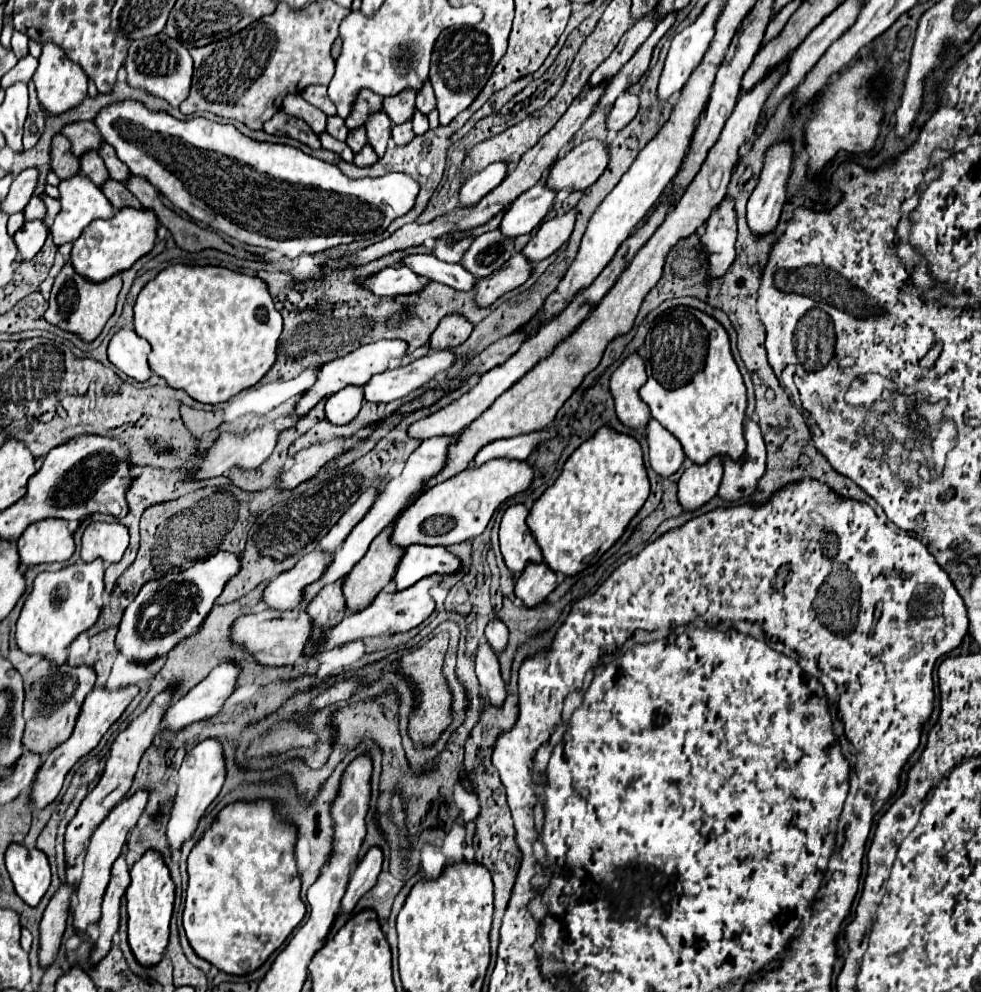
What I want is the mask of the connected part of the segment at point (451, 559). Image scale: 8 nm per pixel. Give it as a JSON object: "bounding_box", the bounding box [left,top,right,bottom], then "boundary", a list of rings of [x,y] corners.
{"bounding_box":[393,545,461,591],"boundary":[[[409,545],[405,549],[405,555],[397,567],[393,581],[397,583],[397,589],[401,591],[401,589],[411,587],[423,577],[453,575],[457,571],[461,571],[461,561],[453,553],[449,553],[447,547]]]}

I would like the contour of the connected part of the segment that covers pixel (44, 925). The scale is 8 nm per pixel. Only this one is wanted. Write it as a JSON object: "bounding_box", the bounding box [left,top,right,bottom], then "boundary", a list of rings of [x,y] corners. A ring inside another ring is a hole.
{"bounding_box":[39,883,73,967],"boundary":[[[63,883],[57,893],[51,897],[43,919],[41,919],[41,949],[39,949],[39,961],[41,967],[49,967],[53,963],[53,957],[59,951],[61,937],[65,931],[65,921],[69,915],[69,903],[73,895],[73,885]]]}

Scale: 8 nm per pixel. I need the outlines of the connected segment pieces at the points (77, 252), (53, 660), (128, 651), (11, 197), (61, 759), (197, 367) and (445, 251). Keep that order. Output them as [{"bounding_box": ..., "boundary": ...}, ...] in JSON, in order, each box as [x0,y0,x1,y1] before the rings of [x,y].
[{"bounding_box":[71,207,157,283],"boundary":[[[125,207],[125,211],[115,211],[113,219],[99,219],[73,243],[71,249],[71,265],[77,275],[85,277],[91,283],[101,283],[121,271],[133,267],[137,259],[147,255],[157,239],[157,217],[149,209],[135,211],[133,207]]]},{"bounding_box":[15,559,105,667],"boundary":[[[95,559],[93,563],[83,563],[77,561],[69,567],[63,567],[55,573],[39,573],[35,577],[35,585],[31,595],[27,597],[21,615],[17,619],[17,629],[15,629],[15,641],[17,647],[27,653],[27,655],[43,655],[53,667],[65,665],[67,663],[67,649],[71,645],[71,641],[87,631],[91,625],[95,625],[101,607],[103,607],[103,571],[105,571],[105,563],[101,559]]]},{"bounding_box":[117,551,241,661],"boundary":[[[219,551],[217,555],[197,561],[181,573],[169,573],[165,579],[147,583],[135,601],[125,609],[117,633],[117,647],[129,661],[151,661],[171,651],[175,643],[193,635],[209,615],[215,599],[221,595],[225,583],[237,575],[241,561],[235,553]]]},{"bounding_box":[1,167,39,215],"boundary":[[[33,167],[33,169],[25,169],[23,173],[19,173],[13,183],[11,183],[11,191],[5,199],[5,203],[1,203],[1,211],[13,215],[13,213],[19,213],[25,209],[25,205],[29,203],[33,191],[35,191],[35,185],[37,185],[37,175],[39,171]]]},{"bounding_box":[31,685,139,809],"boundary":[[[125,685],[125,687],[119,687],[115,691],[107,691],[107,687],[95,687],[85,703],[83,703],[83,709],[81,709],[81,715],[77,719],[77,725],[71,733],[71,737],[61,743],[59,747],[55,747],[45,763],[41,765],[41,771],[37,771],[37,779],[33,783],[33,789],[31,789],[31,805],[35,809],[43,809],[45,805],[49,805],[51,801],[55,801],[55,797],[59,795],[61,787],[63,787],[63,779],[65,775],[69,773],[69,769],[83,757],[87,755],[91,749],[95,749],[95,745],[101,741],[101,737],[105,735],[105,731],[121,717],[121,713],[127,709],[127,705],[133,701],[133,697],[139,693],[139,687],[137,685]]]},{"bounding_box":[135,265,283,405],"boundary":[[[171,265],[171,267],[163,269],[151,283],[147,283],[141,289],[141,293],[137,297],[137,303],[135,303],[135,333],[151,343],[149,367],[153,369],[153,373],[163,377],[169,387],[183,389],[191,399],[195,399],[199,403],[211,403],[211,405],[225,403],[233,395],[241,393],[243,389],[253,387],[255,383],[259,383],[263,379],[263,375],[273,367],[273,363],[277,359],[277,341],[279,341],[279,335],[281,335],[281,325],[283,325],[283,319],[281,319],[279,311],[273,305],[273,299],[271,299],[269,291],[267,291],[267,285],[261,279],[249,277],[249,275],[243,275],[243,273],[235,273],[235,271],[229,271],[229,269],[223,269],[223,267],[211,267],[211,265],[207,265],[207,267]]]},{"bounding_box":[433,235,473,263],"boundary":[[[451,235],[445,237],[445,239],[437,239],[435,249],[433,249],[433,255],[437,259],[445,261],[445,263],[459,263],[461,257],[463,257],[463,253],[469,249],[473,237],[465,237],[465,239],[455,241],[455,243],[451,243],[449,239],[451,239]]]}]

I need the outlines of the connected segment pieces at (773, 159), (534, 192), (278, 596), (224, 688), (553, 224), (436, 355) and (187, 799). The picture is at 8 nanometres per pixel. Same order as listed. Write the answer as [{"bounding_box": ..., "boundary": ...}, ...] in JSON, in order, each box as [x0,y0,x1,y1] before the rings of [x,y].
[{"bounding_box":[747,141,793,239],"boundary":[[[787,141],[773,145],[769,149],[769,153],[765,153],[765,167],[763,167],[761,179],[747,203],[747,223],[749,223],[753,237],[757,237],[757,239],[765,237],[767,233],[773,233],[779,223],[779,215],[781,215],[781,209],[785,203],[785,187],[787,187],[787,179],[791,173],[791,157],[793,157],[793,147]]]},{"bounding_box":[499,183,557,239],"boundary":[[[537,183],[529,191],[521,193],[511,203],[509,211],[505,211],[503,221],[499,225],[501,233],[509,235],[513,239],[519,235],[531,233],[543,221],[547,211],[551,209],[555,197],[557,197],[557,191],[545,187],[545,183]]]},{"bounding_box":[263,551,333,611],"boundary":[[[311,551],[307,553],[293,569],[281,573],[277,579],[273,579],[265,593],[263,593],[263,601],[269,607],[281,607],[283,611],[289,607],[299,607],[299,603],[303,601],[305,589],[319,581],[321,575],[327,571],[329,563],[333,561],[331,553],[325,551]]]},{"bounding_box":[165,663,239,731],"boundary":[[[223,663],[215,667],[209,673],[209,677],[205,677],[197,687],[193,687],[185,697],[175,701],[167,709],[165,713],[167,729],[175,731],[195,721],[203,721],[217,715],[223,703],[235,691],[237,677],[239,677],[239,667],[235,663]]]},{"bounding_box":[523,209,577,261],"boundary":[[[571,209],[549,221],[543,221],[539,225],[535,237],[523,249],[525,257],[531,261],[541,261],[541,259],[549,257],[551,253],[555,253],[563,243],[567,243],[567,239],[573,233],[575,215],[577,215],[577,209]]]},{"bounding_box":[365,351,453,403],"boundary":[[[431,351],[429,355],[391,371],[373,375],[365,385],[365,401],[371,403],[389,403],[409,395],[411,391],[429,383],[437,373],[447,371],[453,365],[451,351]]]},{"bounding_box":[165,739,225,857],"boundary":[[[205,739],[185,755],[185,759],[179,767],[179,787],[177,787],[175,803],[171,807],[167,831],[165,831],[171,857],[183,847],[185,841],[189,841],[193,837],[193,833],[199,825],[199,819],[207,813],[207,807],[219,795],[223,781],[225,781],[225,761],[223,761],[221,743],[217,743],[217,739]]]}]

